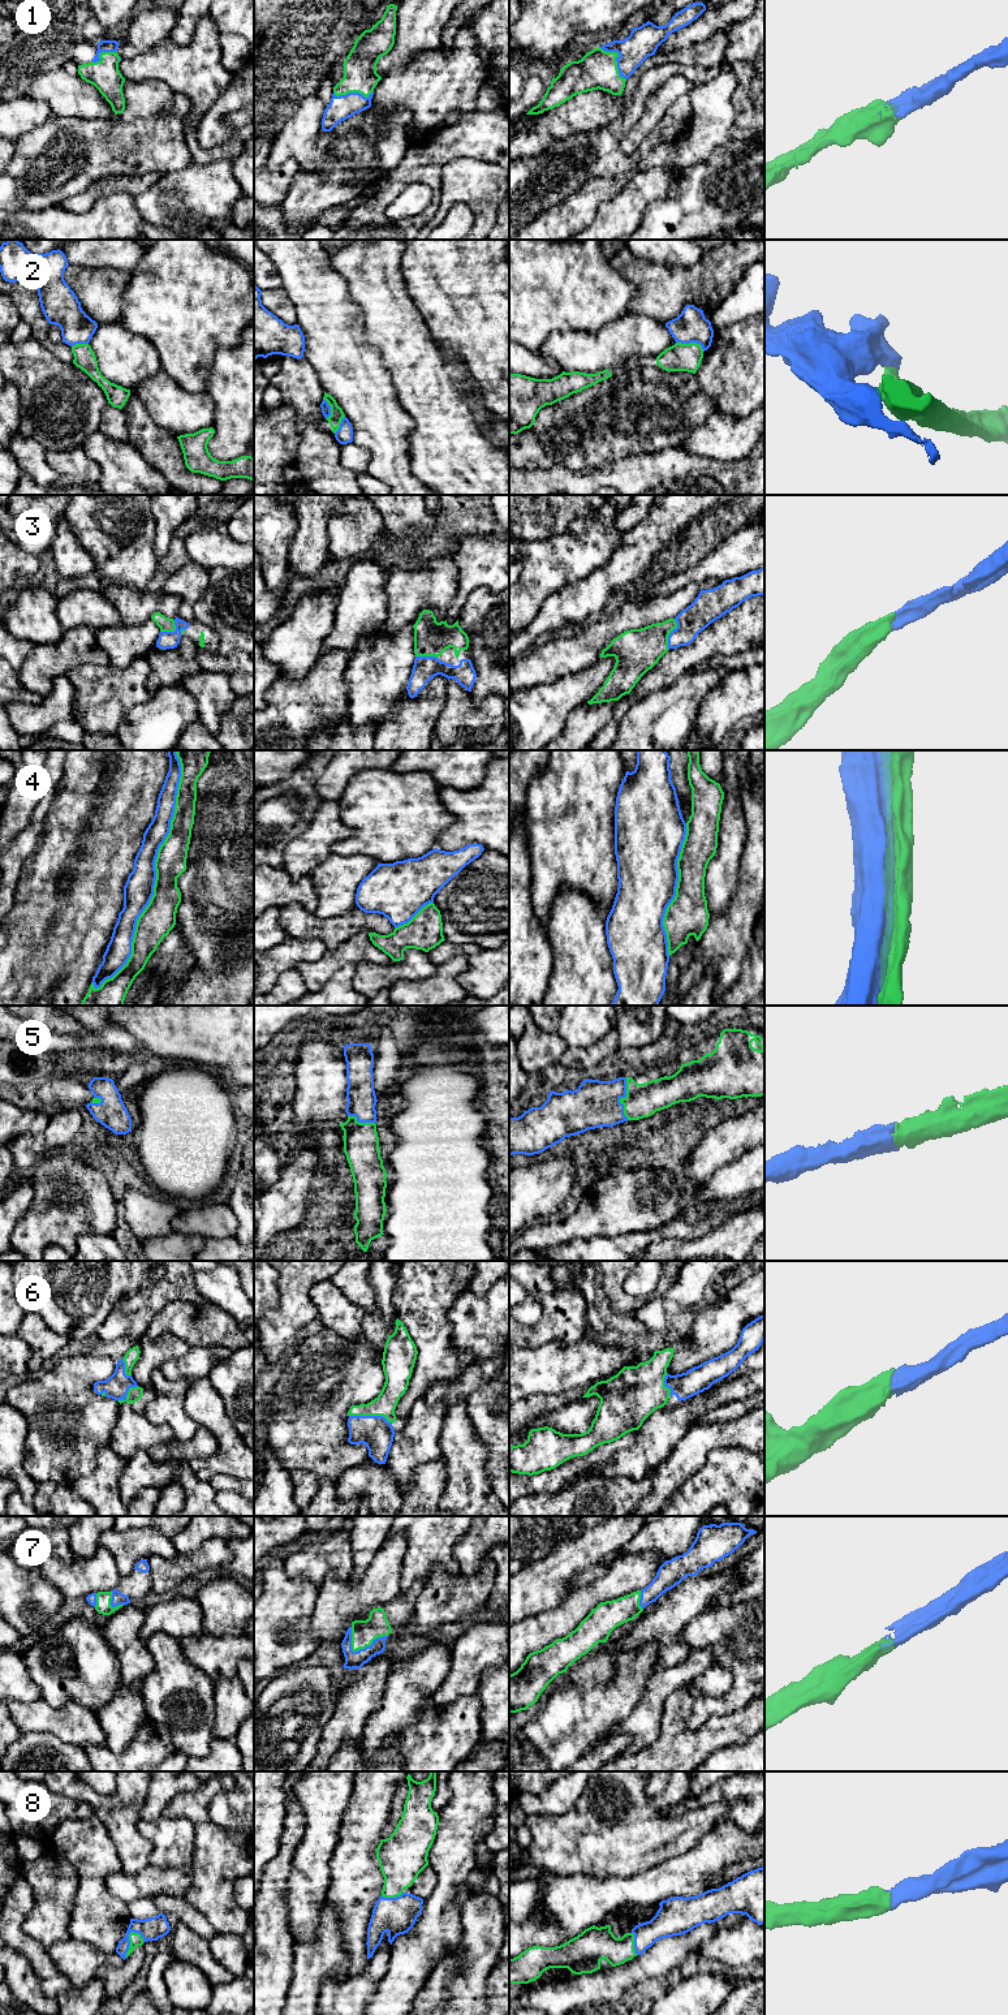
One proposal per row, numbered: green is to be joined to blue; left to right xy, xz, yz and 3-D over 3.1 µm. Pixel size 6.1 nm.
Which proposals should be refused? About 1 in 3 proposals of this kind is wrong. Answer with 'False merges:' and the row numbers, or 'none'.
False merges: 2, 4

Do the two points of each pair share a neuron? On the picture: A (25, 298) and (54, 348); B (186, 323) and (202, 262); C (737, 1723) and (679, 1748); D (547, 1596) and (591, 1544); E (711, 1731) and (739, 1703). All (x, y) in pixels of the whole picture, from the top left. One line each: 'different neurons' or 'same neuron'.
A: same neuron
B: same neuron
C: same neuron
D: same neuron
E: different neurons

